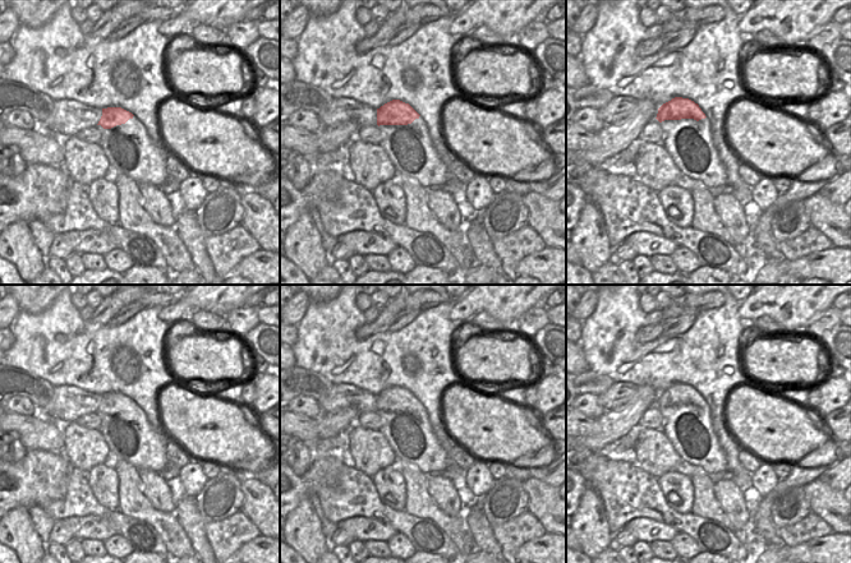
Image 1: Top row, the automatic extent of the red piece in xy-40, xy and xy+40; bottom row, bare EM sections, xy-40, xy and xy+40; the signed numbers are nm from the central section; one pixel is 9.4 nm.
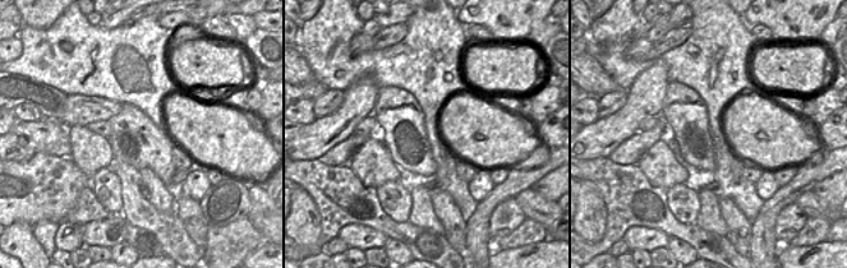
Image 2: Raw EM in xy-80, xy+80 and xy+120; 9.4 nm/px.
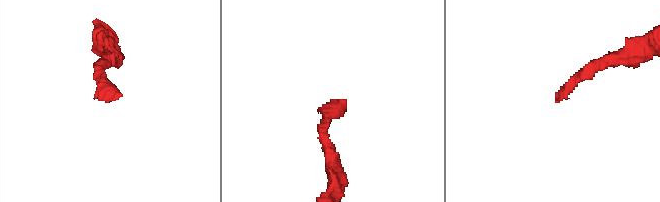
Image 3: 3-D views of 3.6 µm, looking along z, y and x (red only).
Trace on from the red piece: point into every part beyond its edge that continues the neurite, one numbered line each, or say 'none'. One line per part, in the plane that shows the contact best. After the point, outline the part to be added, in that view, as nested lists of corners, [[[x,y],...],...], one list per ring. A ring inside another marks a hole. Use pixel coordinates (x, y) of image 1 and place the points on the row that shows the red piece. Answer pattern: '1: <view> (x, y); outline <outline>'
1: xy+40 (689, 143); outline [[[708,117],[699,121],[694,119],[664,120],[659,124],[663,129],[662,144],[684,175],[693,180],[700,180],[708,189],[726,185],[726,170],[713,144]]]

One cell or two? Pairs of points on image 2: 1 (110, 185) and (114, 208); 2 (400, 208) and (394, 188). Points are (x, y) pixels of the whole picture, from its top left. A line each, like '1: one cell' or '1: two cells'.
1: one cell
2: one cell

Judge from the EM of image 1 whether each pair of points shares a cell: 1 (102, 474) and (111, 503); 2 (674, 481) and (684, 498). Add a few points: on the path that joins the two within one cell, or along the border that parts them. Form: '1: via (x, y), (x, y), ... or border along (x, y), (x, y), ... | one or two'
1: via (104, 481), (106, 495) | one
2: via (675, 485), (680, 494) | one

